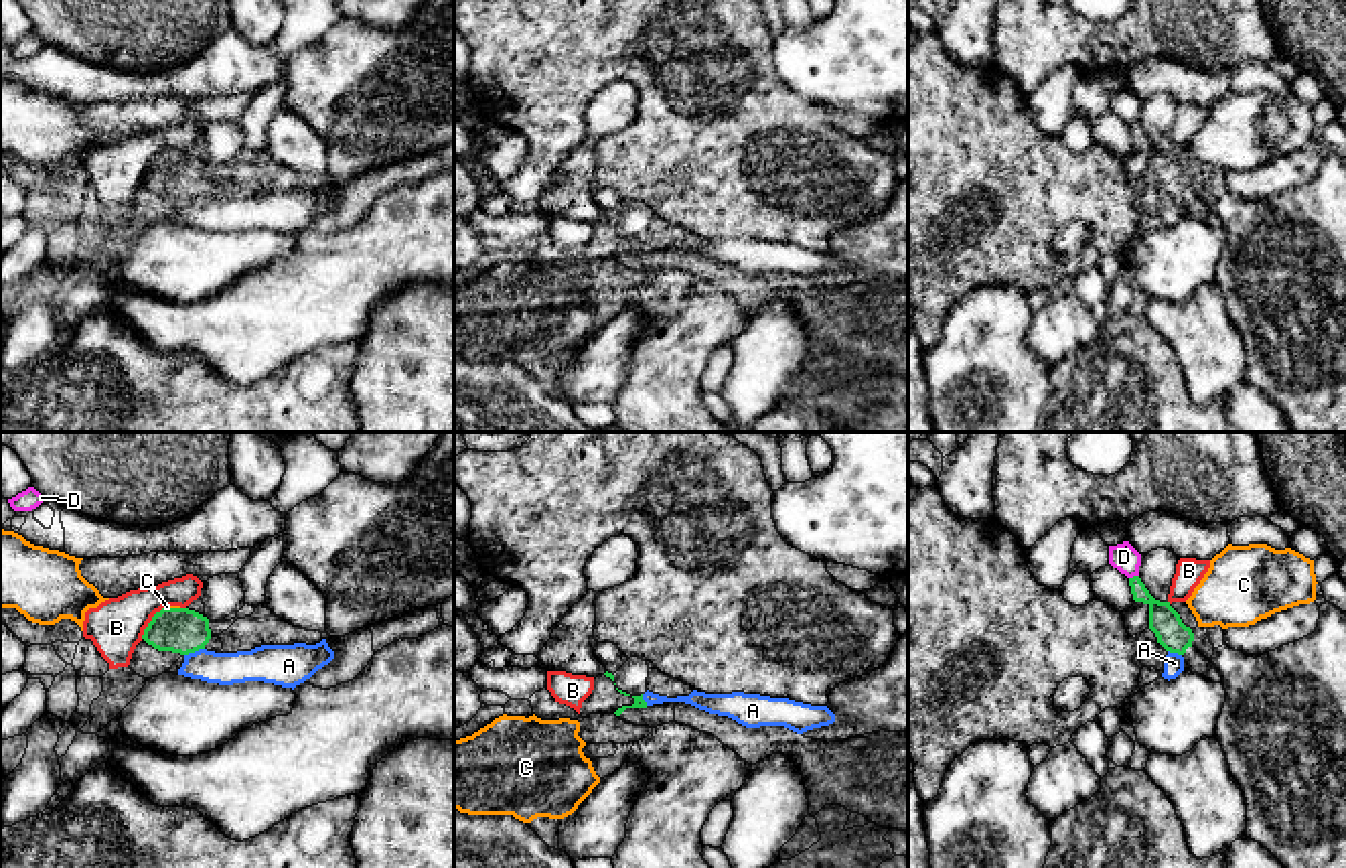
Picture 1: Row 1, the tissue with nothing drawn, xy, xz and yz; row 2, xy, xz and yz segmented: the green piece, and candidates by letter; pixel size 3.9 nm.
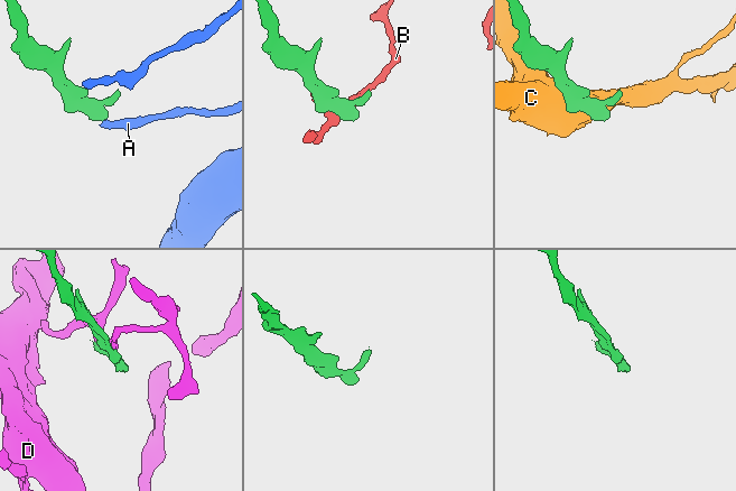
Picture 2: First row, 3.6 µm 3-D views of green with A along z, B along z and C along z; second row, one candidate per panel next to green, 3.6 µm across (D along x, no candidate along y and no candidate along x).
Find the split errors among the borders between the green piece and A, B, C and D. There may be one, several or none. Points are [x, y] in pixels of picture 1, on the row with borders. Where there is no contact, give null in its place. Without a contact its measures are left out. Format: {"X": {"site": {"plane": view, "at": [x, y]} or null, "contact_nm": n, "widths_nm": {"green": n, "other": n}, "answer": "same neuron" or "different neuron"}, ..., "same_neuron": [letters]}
{"A": {"site": {"plane": "xy", "at": [193, 652]}, "contact_nm": 90, "widths_nm": {"green": 180, "other": 130}, "answer": "different neuron"}, "B": {"site": {"plane": "xy", "at": [151, 621]}, "contact_nm": 160, "widths_nm": {"green": 180, "other": 220}, "answer": "different neuron"}, "C": {"site": {"plane": "xy", "at": [173, 609]}, "contact_nm": 60, "widths_nm": {"green": 180, "other": 20}, "answer": "different neuron"}, "D": {"site": {"plane": "yz", "at": [1134, 576]}, "contact_nm": 40, "widths_nm": {"green": 120, "other": 110}, "answer": "different neuron"}, "same_neuron": []}

